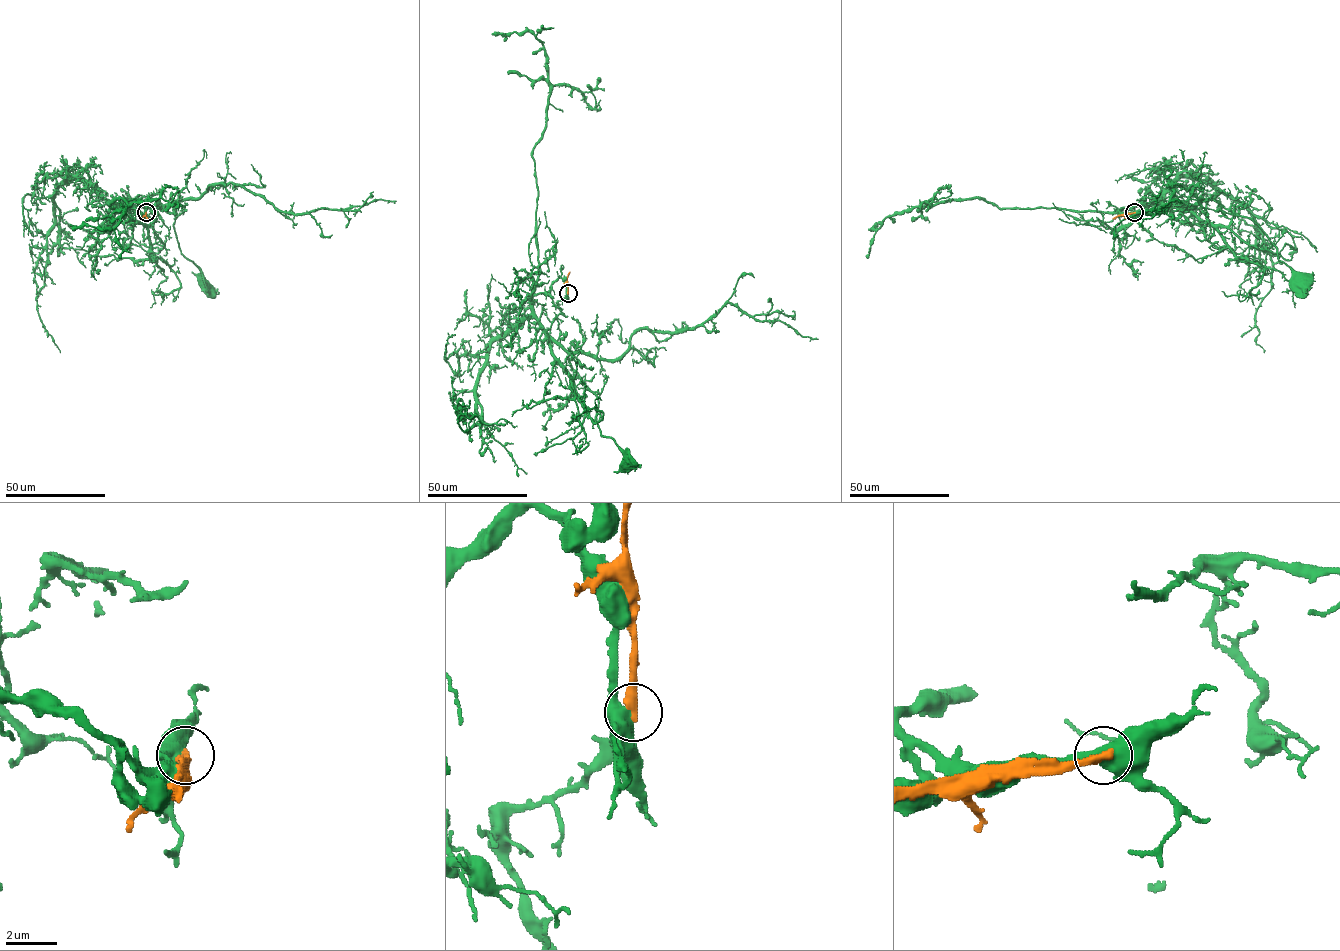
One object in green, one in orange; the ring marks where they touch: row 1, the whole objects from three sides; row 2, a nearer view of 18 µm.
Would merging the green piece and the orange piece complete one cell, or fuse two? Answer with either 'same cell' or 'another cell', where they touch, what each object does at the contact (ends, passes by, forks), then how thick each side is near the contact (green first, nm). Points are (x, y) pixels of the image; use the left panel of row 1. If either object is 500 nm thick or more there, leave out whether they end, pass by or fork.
another cell; place (146, 212); calibres 500 and 360 nm

